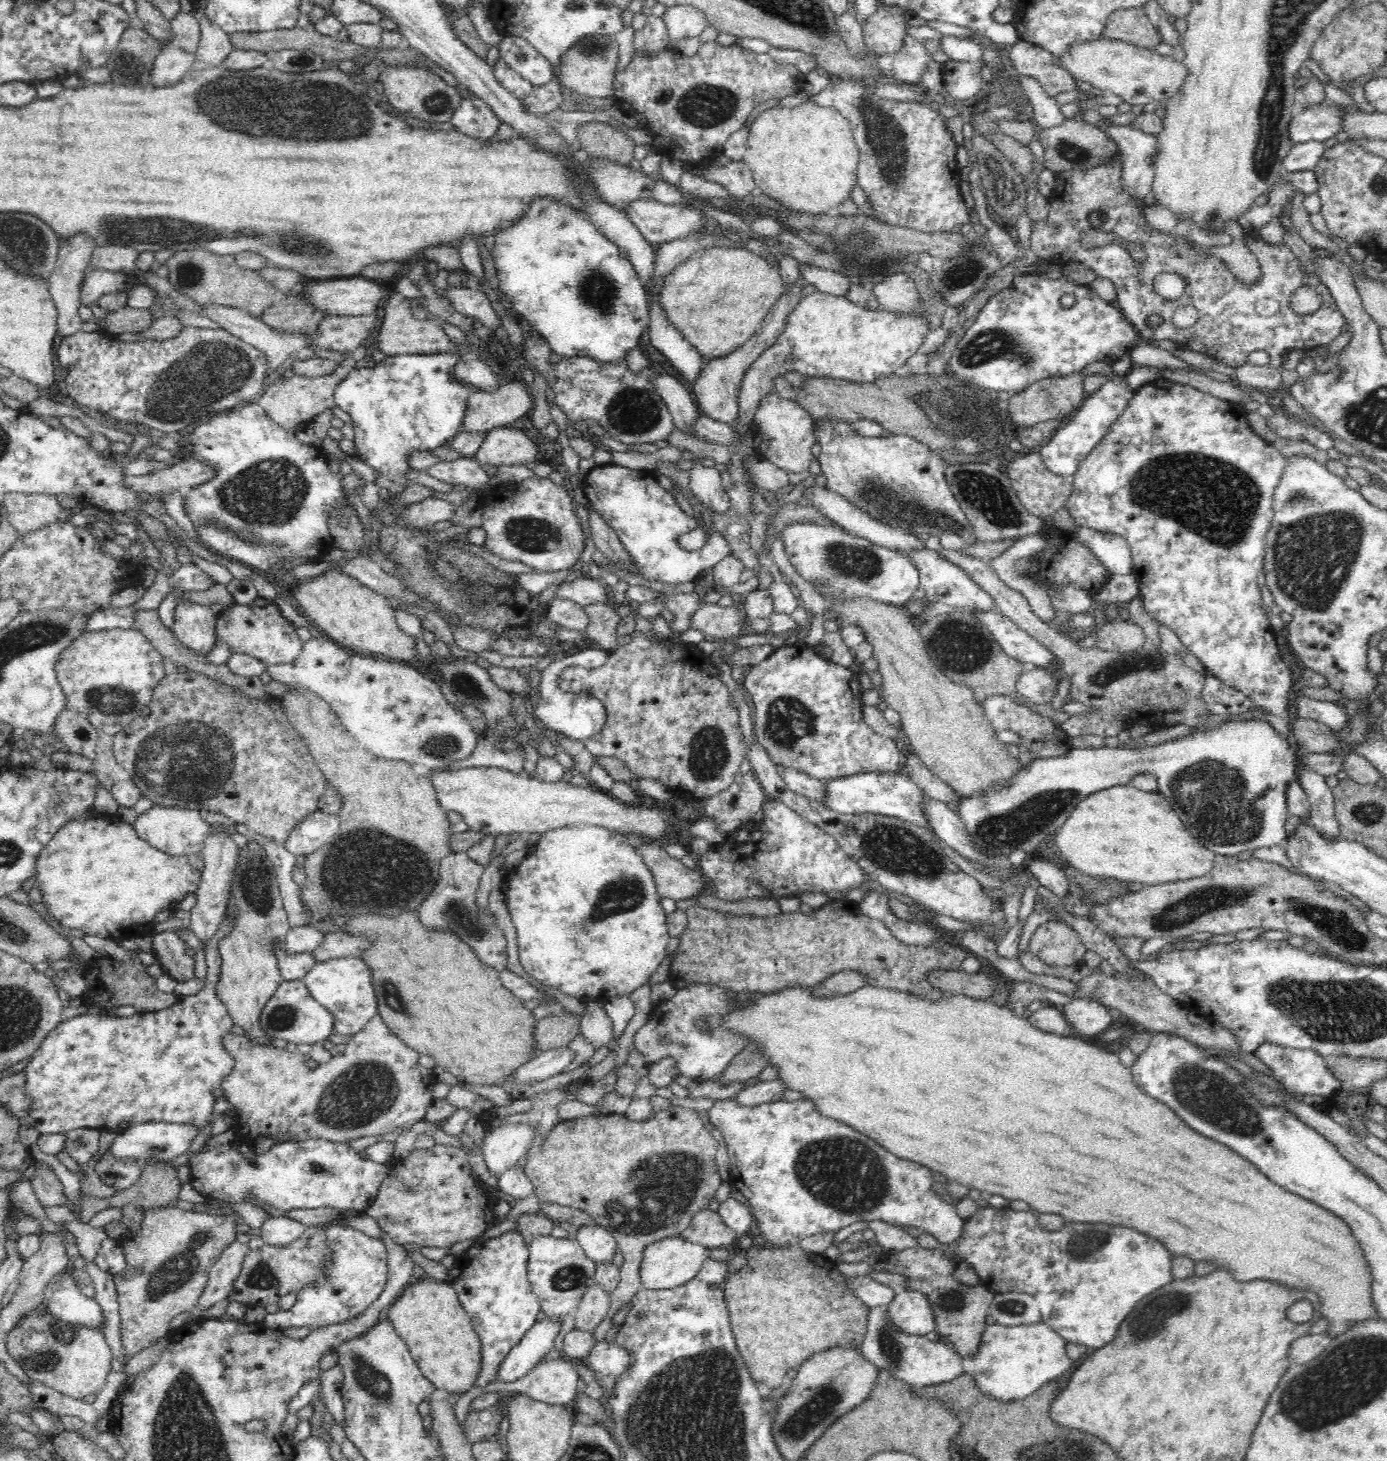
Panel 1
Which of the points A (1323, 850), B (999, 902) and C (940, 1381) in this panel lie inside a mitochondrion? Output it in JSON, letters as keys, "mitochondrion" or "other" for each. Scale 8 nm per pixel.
{"A":"other","B":"other","C":"other"}

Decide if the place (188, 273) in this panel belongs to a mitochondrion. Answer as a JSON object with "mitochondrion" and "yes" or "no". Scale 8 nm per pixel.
{"mitochondrion":"yes"}

